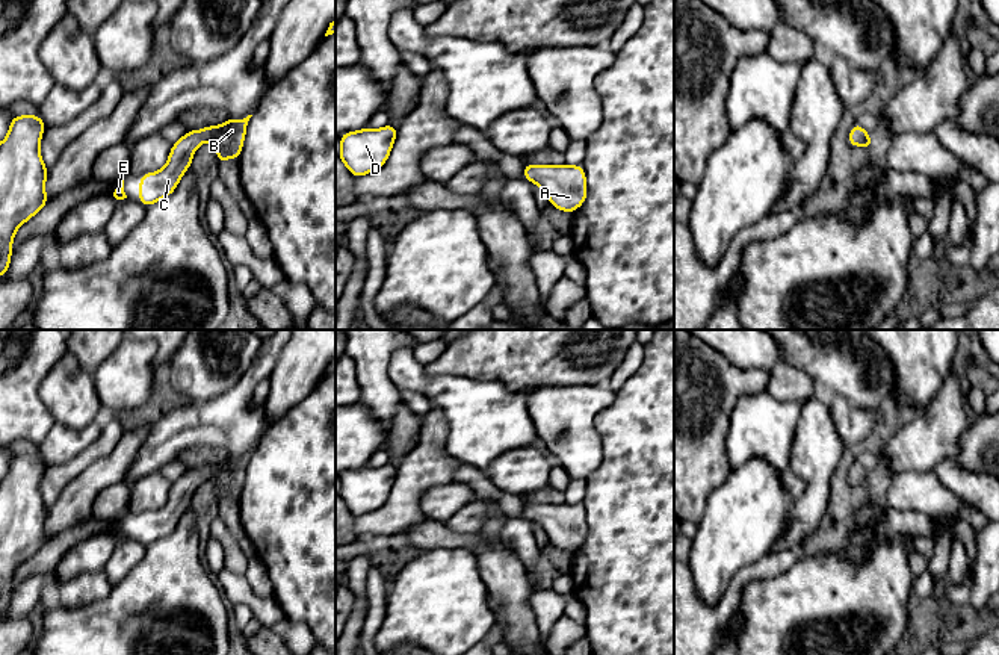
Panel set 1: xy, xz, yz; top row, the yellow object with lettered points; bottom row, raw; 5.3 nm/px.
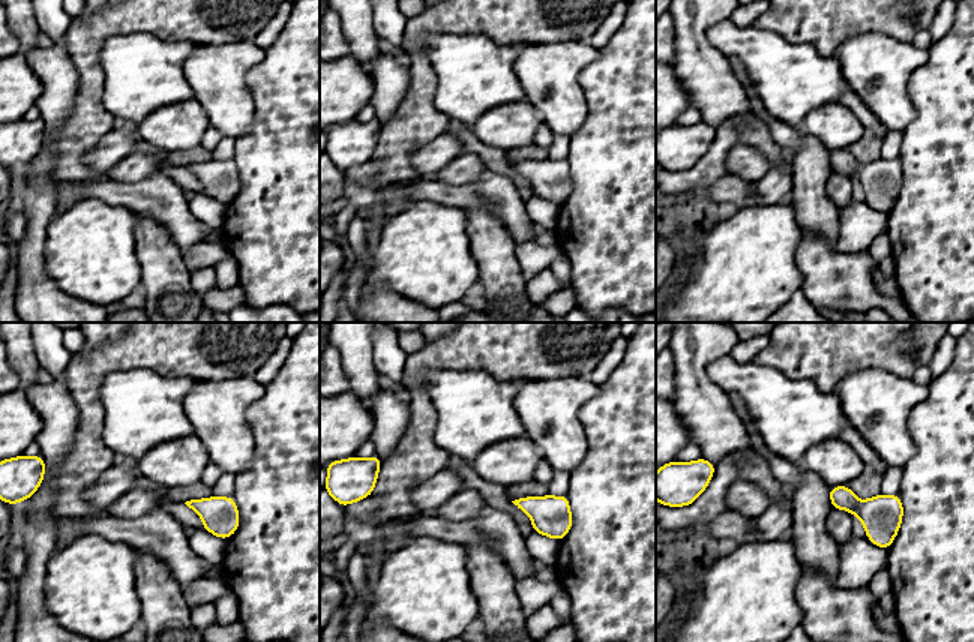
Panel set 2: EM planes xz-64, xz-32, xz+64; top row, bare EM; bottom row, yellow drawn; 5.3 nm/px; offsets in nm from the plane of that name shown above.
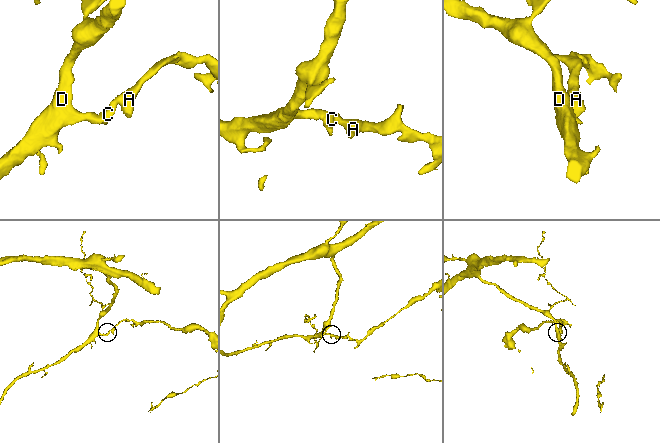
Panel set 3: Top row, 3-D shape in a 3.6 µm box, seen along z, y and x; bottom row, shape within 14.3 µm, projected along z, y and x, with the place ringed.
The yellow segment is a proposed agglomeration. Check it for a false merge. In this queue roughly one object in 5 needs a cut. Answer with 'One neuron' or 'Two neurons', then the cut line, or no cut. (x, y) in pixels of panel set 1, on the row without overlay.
One neuron. No split

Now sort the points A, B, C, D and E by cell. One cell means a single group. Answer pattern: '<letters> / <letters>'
A B C D E

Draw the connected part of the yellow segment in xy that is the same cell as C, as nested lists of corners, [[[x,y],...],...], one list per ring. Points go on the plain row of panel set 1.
[[[252,454],[243,458],[231,458],[222,464],[207,464],[201,469],[187,469],[175,483],[171,484],[166,504],[154,511],[139,516],[139,543],[145,548],[163,537],[172,534],[184,511],[190,507],[193,493],[203,481],[212,481],[216,486],[219,504],[234,496],[239,499],[246,464]]]

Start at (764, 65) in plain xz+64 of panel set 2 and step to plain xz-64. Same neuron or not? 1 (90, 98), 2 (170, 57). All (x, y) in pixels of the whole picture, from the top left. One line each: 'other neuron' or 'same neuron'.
1: other neuron
2: same neuron

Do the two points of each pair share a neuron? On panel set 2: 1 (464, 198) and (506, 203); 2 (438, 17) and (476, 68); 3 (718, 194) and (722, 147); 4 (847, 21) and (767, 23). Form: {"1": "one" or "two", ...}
{"1": "one", "2": "two", "3": "two", "4": "one"}

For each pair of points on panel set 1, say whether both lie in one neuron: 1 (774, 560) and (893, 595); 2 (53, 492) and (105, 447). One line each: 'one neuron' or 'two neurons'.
1: two neurons
2: one neuron

